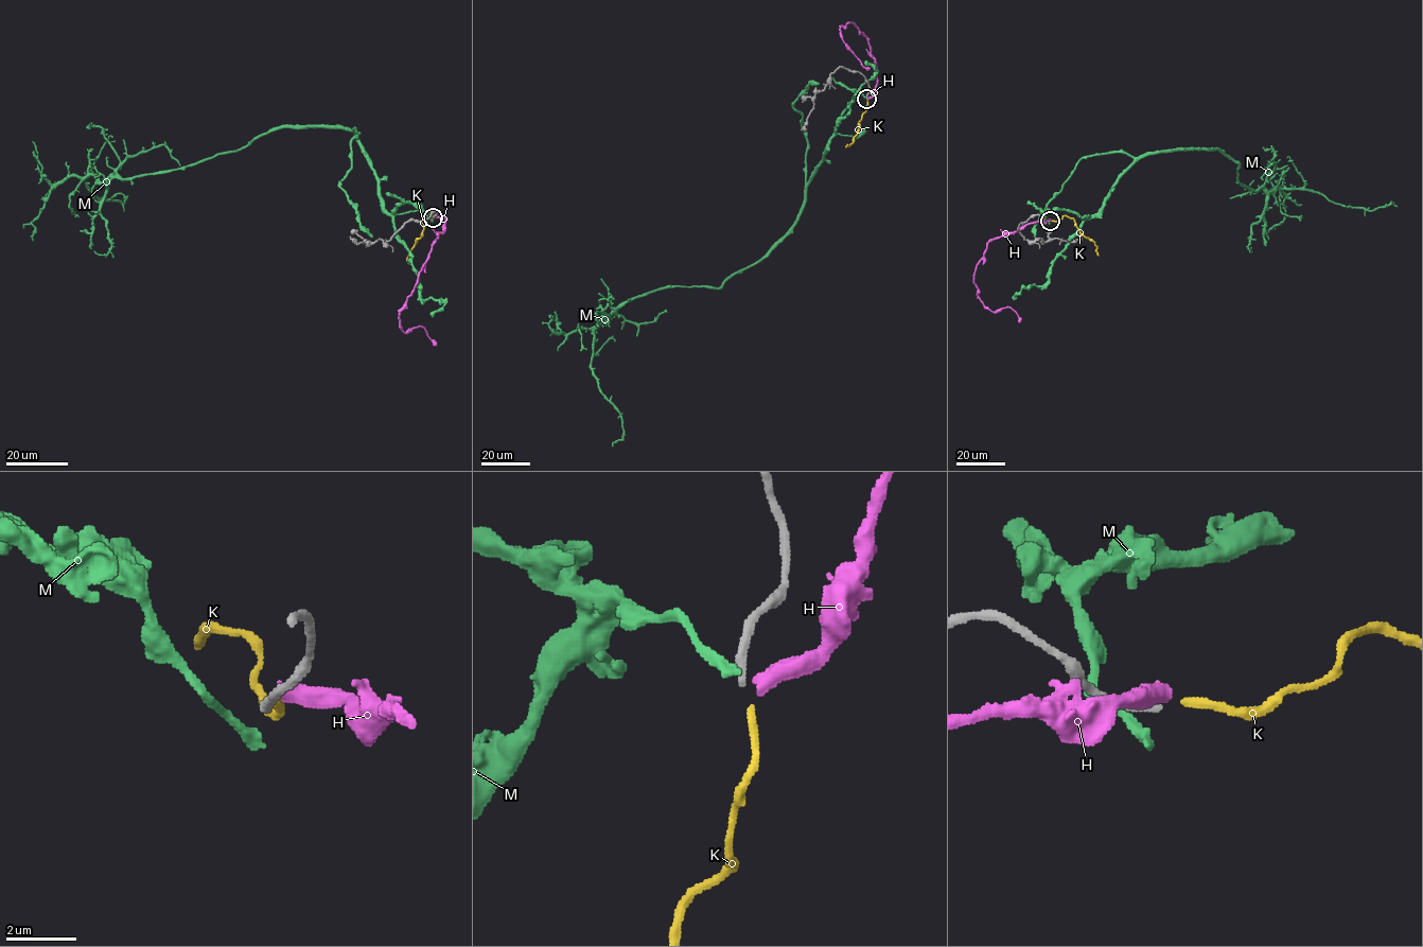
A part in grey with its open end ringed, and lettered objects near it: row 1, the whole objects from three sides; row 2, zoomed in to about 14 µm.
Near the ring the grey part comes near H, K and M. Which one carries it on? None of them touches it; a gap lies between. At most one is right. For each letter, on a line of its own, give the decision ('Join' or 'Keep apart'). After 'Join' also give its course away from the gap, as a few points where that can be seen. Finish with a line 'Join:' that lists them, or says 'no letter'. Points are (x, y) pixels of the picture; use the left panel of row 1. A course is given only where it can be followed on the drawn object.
H: Keep apart
K: Join. Its course: (434, 216), (428, 211), (423, 213), (423, 234), (406, 261)
M: Keep apart
Join: K

